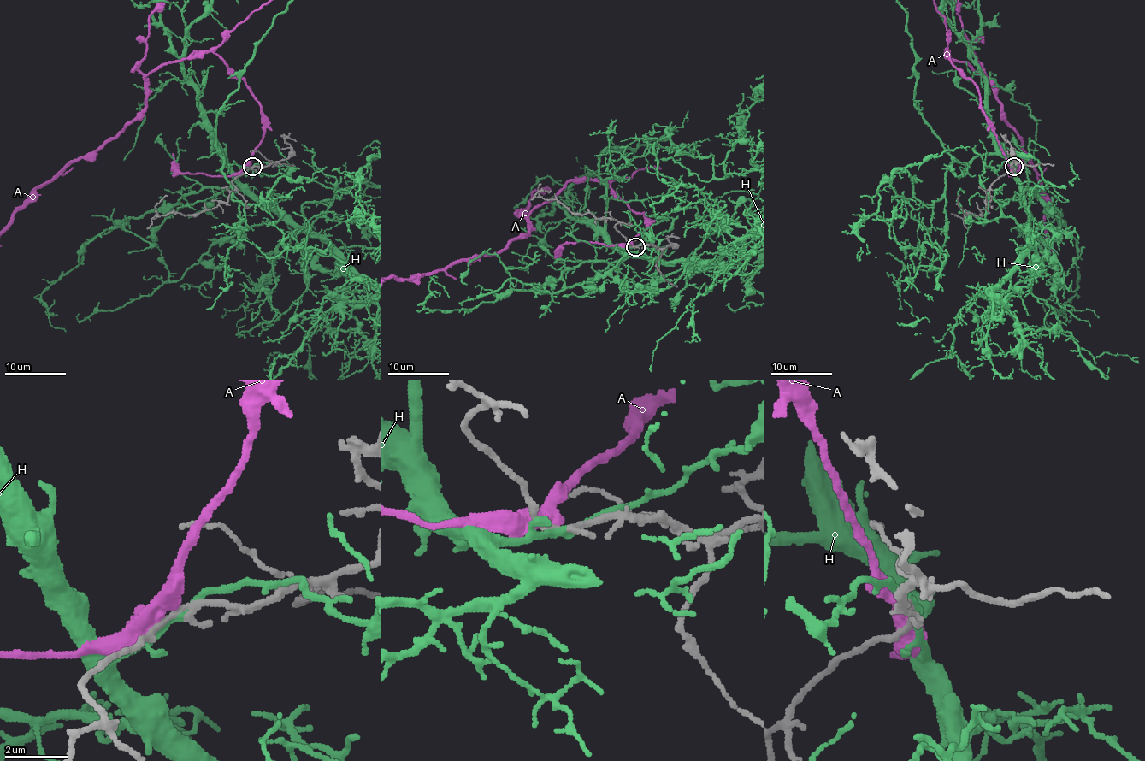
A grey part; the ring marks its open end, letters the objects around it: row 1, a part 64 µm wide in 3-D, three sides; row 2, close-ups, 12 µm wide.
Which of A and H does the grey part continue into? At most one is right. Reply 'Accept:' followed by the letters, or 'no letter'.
Accept: H

